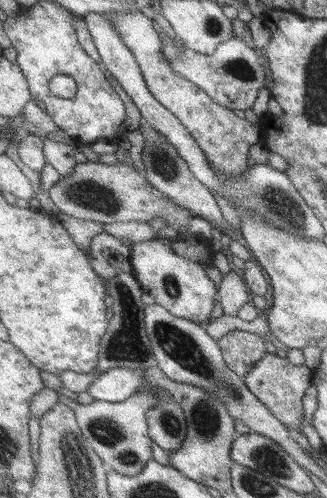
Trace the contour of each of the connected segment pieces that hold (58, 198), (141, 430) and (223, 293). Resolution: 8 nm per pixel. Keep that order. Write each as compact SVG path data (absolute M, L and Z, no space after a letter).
M123 158L113 164L97 161L79 163L71 175L63 177L51 187L49 195L61 213L79 219L113 224L113 222L148 222L152 218L162 217L167 226L176 231L176 235L171 238L175 253L191 261L197 261L197 263L213 265L214 251L209 240L197 233L187 231L189 222L195 216L175 202L173 198L167 196L165 192L157 190L145 174L136 170L133 164Z
M141 386L132 398L124 402L113 403L99 400L88 405L75 406L75 412L79 414L77 416L79 426L83 426L83 435L104 460L108 470L135 477L142 474L146 465L153 459L147 412L162 402L155 393L159 396L162 393L161 388Z
M229 271L224 275L222 282L218 286L219 300L223 313L237 316L239 309L251 302L252 293L249 290L247 281L245 281L245 278L241 278L239 274Z

